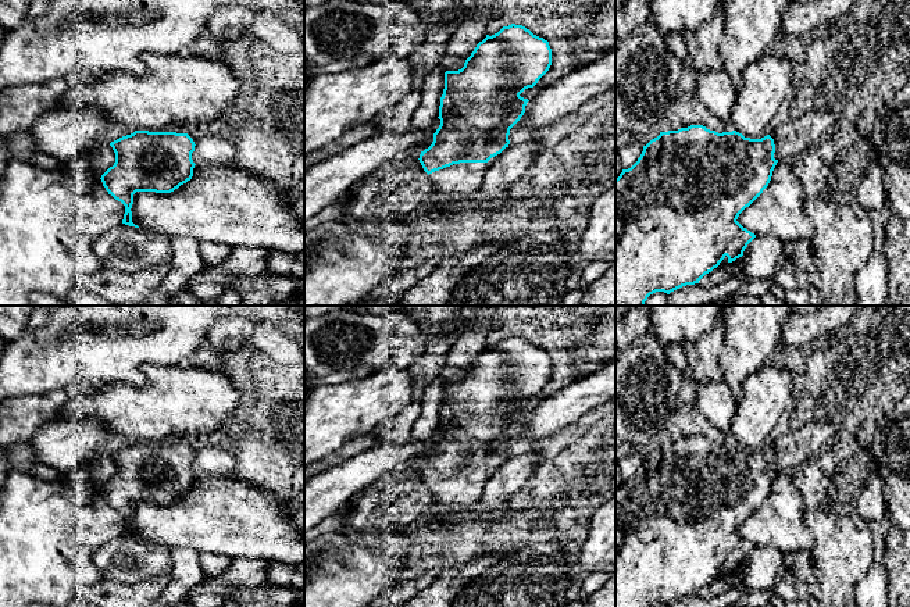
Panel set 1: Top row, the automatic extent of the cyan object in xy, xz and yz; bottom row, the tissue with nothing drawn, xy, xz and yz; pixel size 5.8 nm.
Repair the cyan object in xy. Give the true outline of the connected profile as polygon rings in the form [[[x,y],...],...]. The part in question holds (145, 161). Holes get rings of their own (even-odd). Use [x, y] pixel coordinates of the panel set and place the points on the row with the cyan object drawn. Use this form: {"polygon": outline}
{"polygon": [[[135,131],[110,143],[115,163],[103,175],[101,182],[108,194],[125,206],[122,224],[139,228],[132,222],[132,204],[136,192],[171,193],[193,176],[192,153],[195,142],[188,133]]]}

